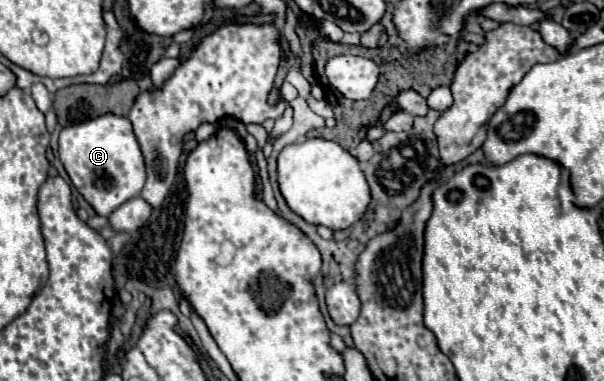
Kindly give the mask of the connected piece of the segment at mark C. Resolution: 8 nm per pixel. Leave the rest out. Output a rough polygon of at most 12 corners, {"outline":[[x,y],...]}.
{"outline":[[131,123],[65,127],[59,159],[87,203],[111,215],[145,185]]}

